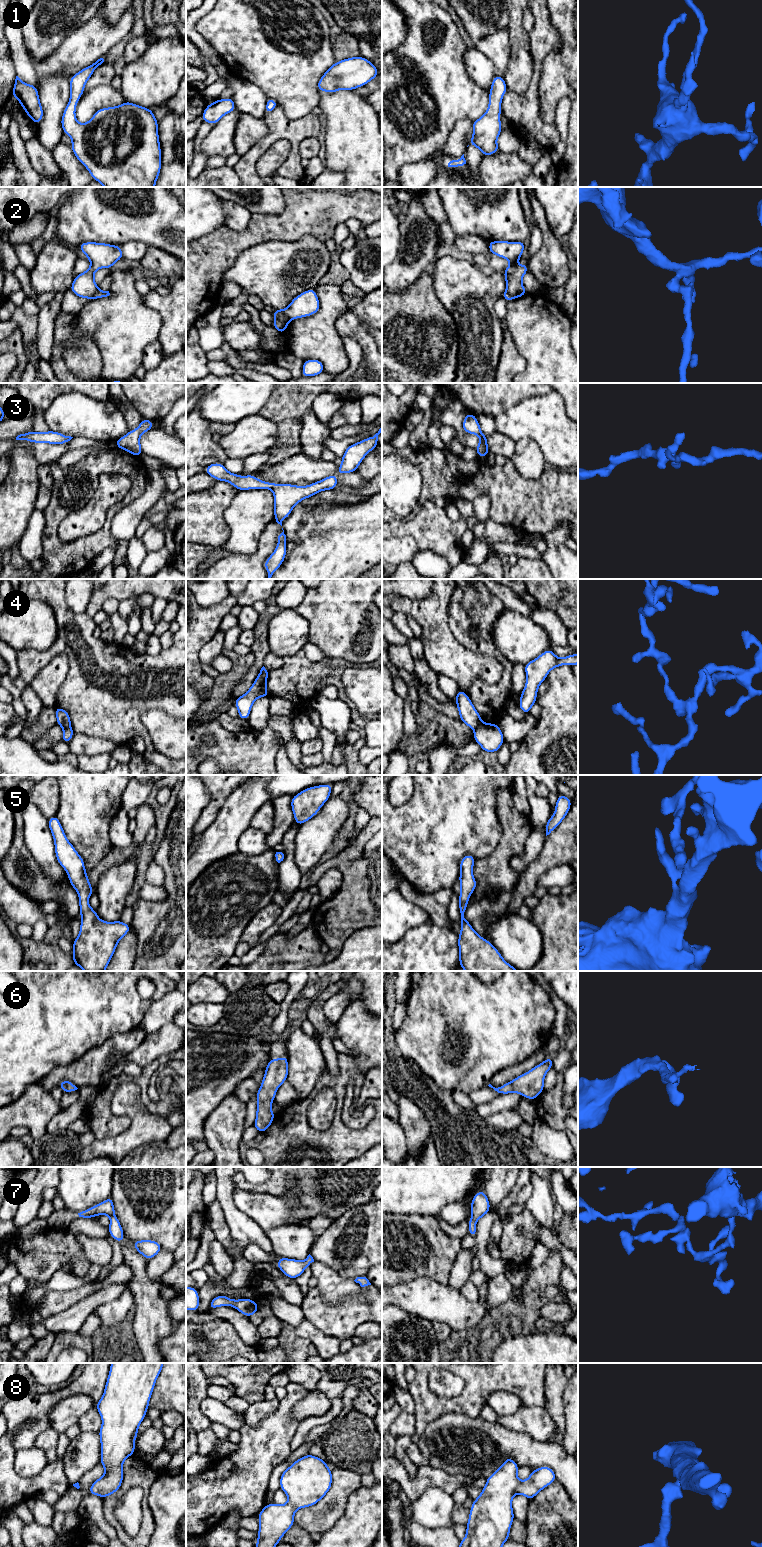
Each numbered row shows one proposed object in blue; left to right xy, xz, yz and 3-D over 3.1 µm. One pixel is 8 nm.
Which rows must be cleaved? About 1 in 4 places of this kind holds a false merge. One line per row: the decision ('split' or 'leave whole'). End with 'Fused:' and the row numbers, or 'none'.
1: leave whole
2: split
3: leave whole
4: split
5: leave whole
6: leave whole
7: leave whole
8: leave whole
Fused: 2, 4

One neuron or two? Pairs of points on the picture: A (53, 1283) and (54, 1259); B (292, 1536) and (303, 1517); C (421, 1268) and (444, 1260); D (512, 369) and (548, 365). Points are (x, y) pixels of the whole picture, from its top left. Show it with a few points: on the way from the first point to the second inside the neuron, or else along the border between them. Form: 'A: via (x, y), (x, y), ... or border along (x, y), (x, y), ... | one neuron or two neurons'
A: border along (60, 1268), (44, 1283) | two neurons
B: border along (295, 1522), (310, 1533) | two neurons
C: via (427, 1262), (429, 1260), (438, 1260) | one neuron
D: border along (515, 346), (525, 361), (525, 368), (521, 372) | two neurons

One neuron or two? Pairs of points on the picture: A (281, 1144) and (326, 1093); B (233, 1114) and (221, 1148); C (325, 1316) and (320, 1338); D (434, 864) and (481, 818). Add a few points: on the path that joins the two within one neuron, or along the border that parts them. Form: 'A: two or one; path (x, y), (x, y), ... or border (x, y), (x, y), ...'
A: two; border (316, 1093), (307, 1111), (307, 1122), (324, 1130)
B: one; path (226, 1122), (223, 1128), (223, 1140)
C: two; border (305, 1317), (326, 1335), (340, 1340)
D: one; path (444, 852), (469, 827)

